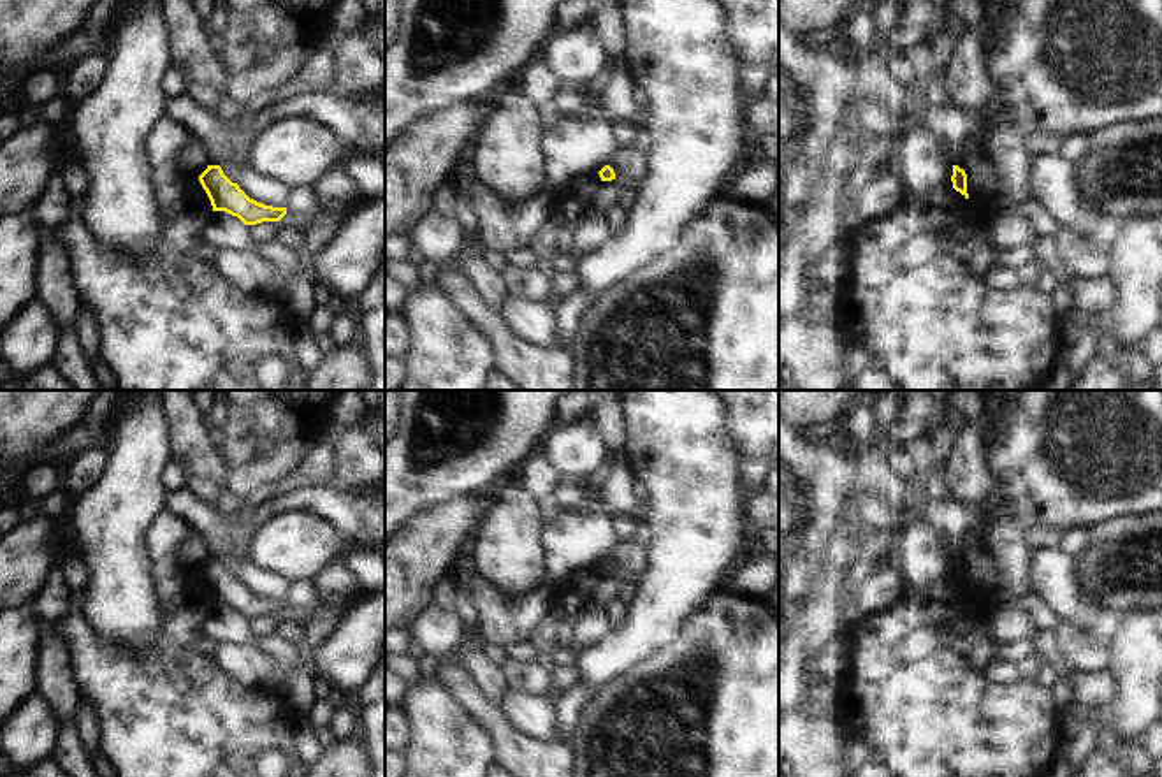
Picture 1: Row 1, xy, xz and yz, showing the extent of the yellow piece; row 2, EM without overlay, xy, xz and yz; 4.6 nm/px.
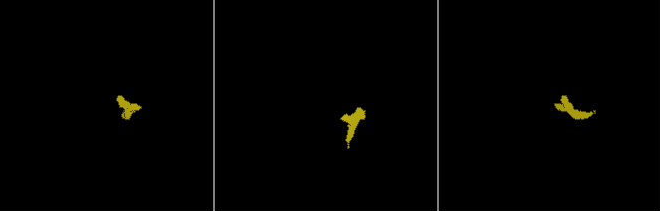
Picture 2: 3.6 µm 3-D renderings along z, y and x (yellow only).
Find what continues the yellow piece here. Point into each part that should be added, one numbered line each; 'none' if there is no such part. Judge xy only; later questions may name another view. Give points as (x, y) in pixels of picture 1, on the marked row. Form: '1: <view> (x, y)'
none.

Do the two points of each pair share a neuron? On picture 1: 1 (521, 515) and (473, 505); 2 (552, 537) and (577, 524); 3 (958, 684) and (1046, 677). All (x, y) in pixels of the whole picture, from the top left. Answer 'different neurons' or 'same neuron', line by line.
1: different neurons
2: same neuron
3: different neurons

